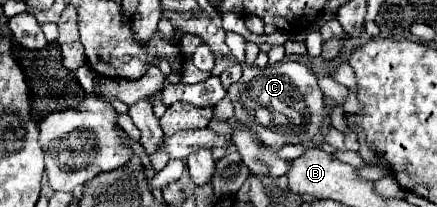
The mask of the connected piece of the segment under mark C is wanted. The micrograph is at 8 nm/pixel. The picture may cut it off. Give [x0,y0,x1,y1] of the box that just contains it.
[228,59,326,151]

